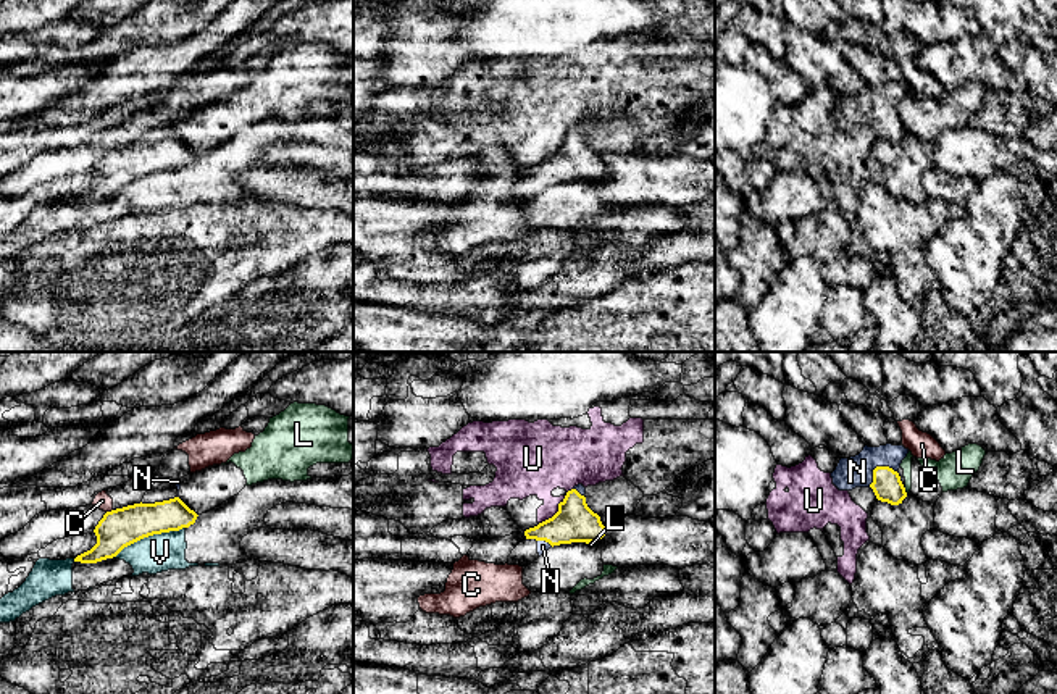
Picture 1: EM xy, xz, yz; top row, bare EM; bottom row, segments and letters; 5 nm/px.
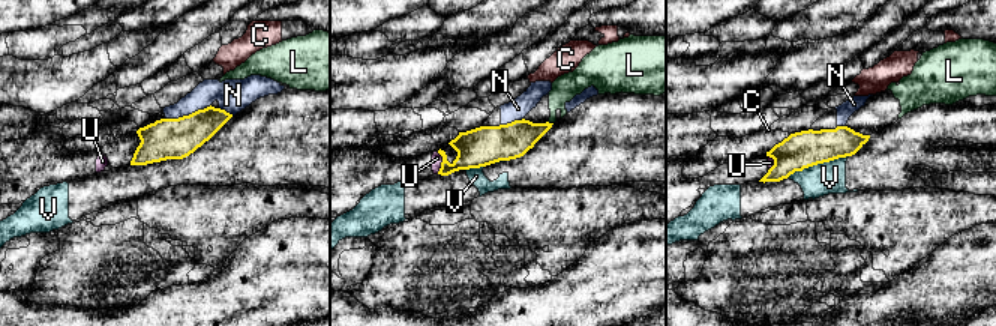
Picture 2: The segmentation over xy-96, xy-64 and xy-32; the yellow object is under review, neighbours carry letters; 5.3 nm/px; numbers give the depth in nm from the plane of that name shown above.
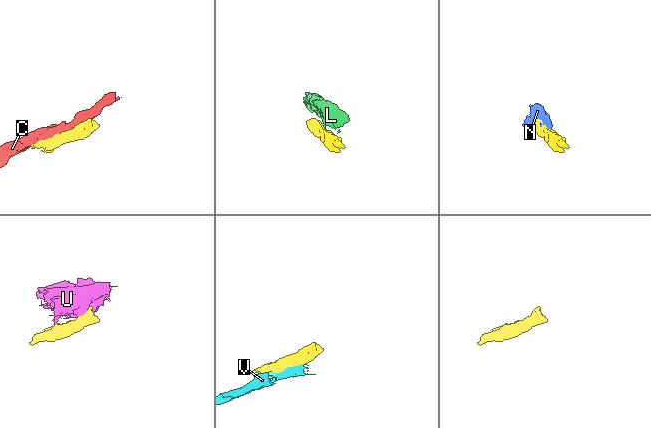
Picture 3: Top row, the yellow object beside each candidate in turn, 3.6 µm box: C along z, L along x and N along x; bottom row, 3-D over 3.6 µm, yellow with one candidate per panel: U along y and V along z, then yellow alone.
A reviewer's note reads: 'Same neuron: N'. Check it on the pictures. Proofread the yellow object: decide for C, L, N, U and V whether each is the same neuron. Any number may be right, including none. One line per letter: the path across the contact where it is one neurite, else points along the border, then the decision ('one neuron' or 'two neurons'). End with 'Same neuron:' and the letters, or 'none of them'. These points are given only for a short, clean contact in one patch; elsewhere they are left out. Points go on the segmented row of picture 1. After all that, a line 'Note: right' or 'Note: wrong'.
C: two neurons
L: border yz (902, 486), (907, 493); two neurons
N: one neuron
U: two neurons
V: two neurons
Same neuron: N
Note: right

